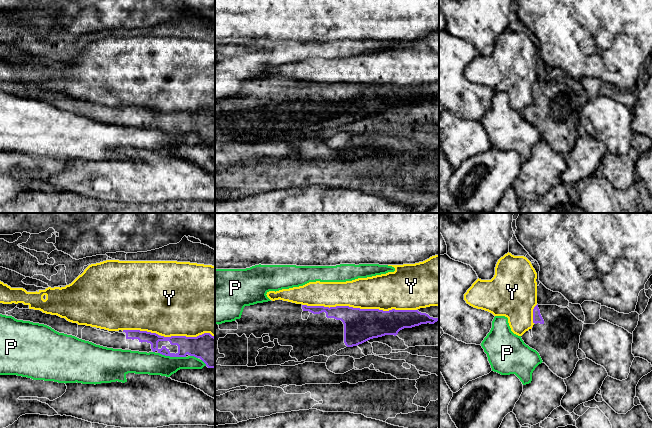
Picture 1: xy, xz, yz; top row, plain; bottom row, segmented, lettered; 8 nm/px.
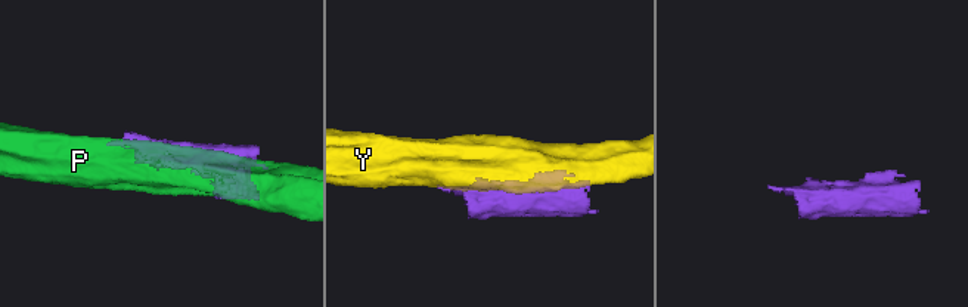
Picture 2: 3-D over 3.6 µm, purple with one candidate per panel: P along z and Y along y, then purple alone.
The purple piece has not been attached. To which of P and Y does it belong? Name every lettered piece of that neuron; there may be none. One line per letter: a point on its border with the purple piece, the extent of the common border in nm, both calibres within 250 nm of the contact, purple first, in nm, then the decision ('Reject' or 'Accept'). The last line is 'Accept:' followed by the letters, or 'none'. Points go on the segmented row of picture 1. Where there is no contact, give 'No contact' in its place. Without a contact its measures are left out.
P: Touches purple at xy (172, 356). Shared border 220 nm. Thickness 180 nm (purple) against 180 nm. Reject
Y: Touches purple at xz (359, 308). Shared border 900 nm. Thickness 280 nm (purple) against 300 nm. Reject
Accept: none

